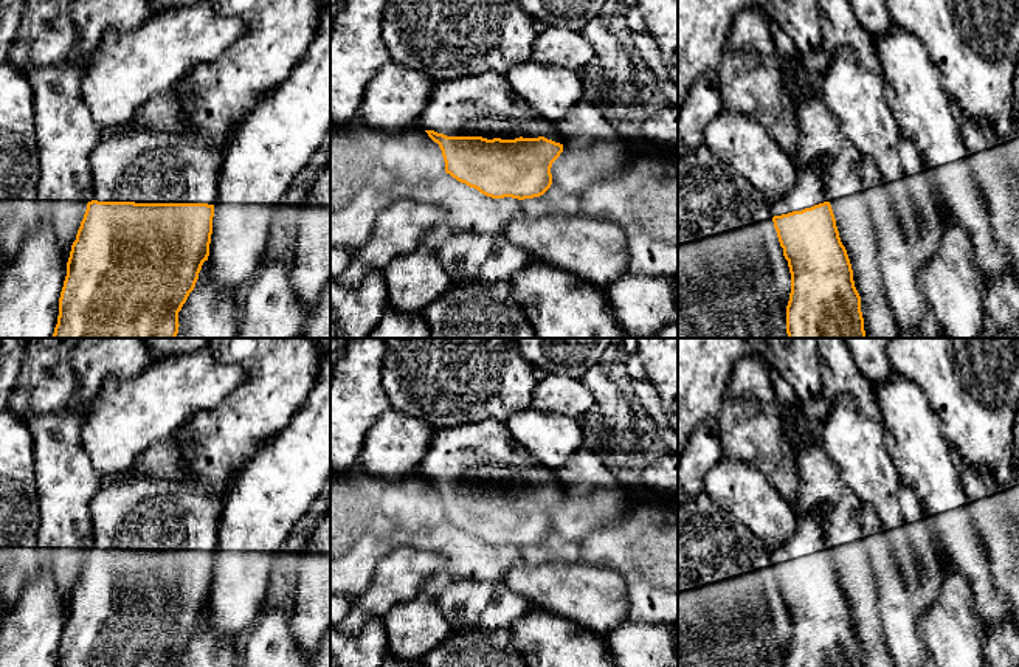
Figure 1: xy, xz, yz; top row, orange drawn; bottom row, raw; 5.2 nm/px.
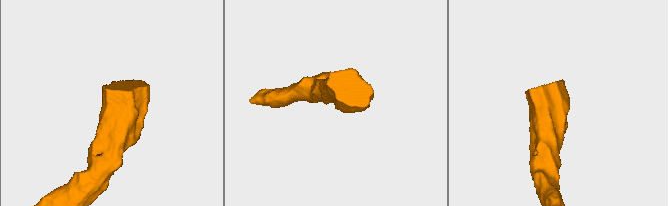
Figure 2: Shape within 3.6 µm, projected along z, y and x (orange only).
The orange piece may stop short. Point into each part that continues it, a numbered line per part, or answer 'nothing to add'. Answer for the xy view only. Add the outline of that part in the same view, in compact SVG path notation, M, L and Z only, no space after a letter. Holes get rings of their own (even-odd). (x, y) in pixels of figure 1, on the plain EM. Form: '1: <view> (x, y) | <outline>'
1: xy (145, 514) | M209 338L216 361L244 369L245 382L211 410L191 416L175 433L189 475L181 481L169 478L129 476L109 479L90 503L95 529L93 548L135 551L208 551L219 543L219 523L226 493L237 475L257 453L257 447L281 433L313 389L321 368L318 338Z

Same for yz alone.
1: yz (808, 537) | M822 504L807 517L797 518L797 526L791 538L769 552L772 565L824 551L824 517L827 510L828 506Z

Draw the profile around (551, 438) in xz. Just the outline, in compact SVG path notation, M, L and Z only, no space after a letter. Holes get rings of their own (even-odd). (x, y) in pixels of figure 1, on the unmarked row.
M524 408L513 413L504 423L535 462L552 470L558 470L580 451L583 442L579 420L557 413Z

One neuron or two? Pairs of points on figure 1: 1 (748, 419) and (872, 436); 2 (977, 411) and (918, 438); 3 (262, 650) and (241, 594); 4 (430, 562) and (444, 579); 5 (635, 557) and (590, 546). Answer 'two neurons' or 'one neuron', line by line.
1: two neurons
2: two neurons
3: two neurons
4: two neurons
5: one neuron

